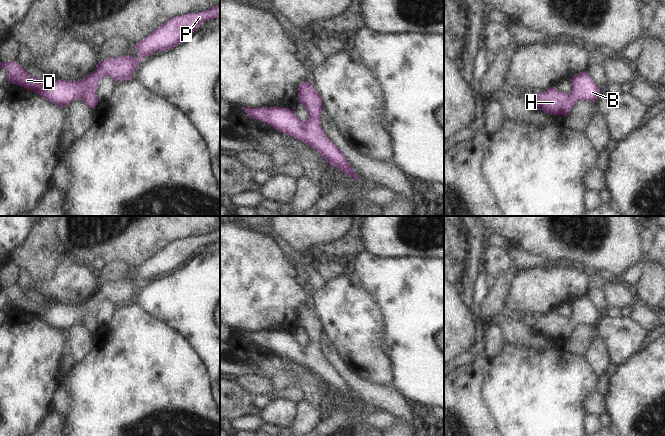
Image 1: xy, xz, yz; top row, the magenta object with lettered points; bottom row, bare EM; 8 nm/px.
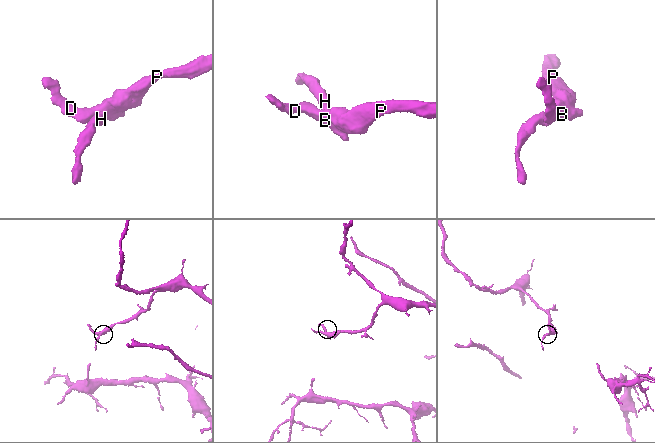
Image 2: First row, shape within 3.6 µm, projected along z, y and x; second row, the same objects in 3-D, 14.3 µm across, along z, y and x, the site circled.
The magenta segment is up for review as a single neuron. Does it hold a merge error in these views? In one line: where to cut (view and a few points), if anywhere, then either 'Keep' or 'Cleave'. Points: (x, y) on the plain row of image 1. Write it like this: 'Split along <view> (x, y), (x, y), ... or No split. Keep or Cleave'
No split. Keep.

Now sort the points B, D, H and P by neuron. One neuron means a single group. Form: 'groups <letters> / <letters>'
groups B D H P

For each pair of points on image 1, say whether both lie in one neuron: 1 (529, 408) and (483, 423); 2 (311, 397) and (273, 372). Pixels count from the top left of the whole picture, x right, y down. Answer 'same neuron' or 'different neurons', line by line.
1: different neurons
2: same neuron

